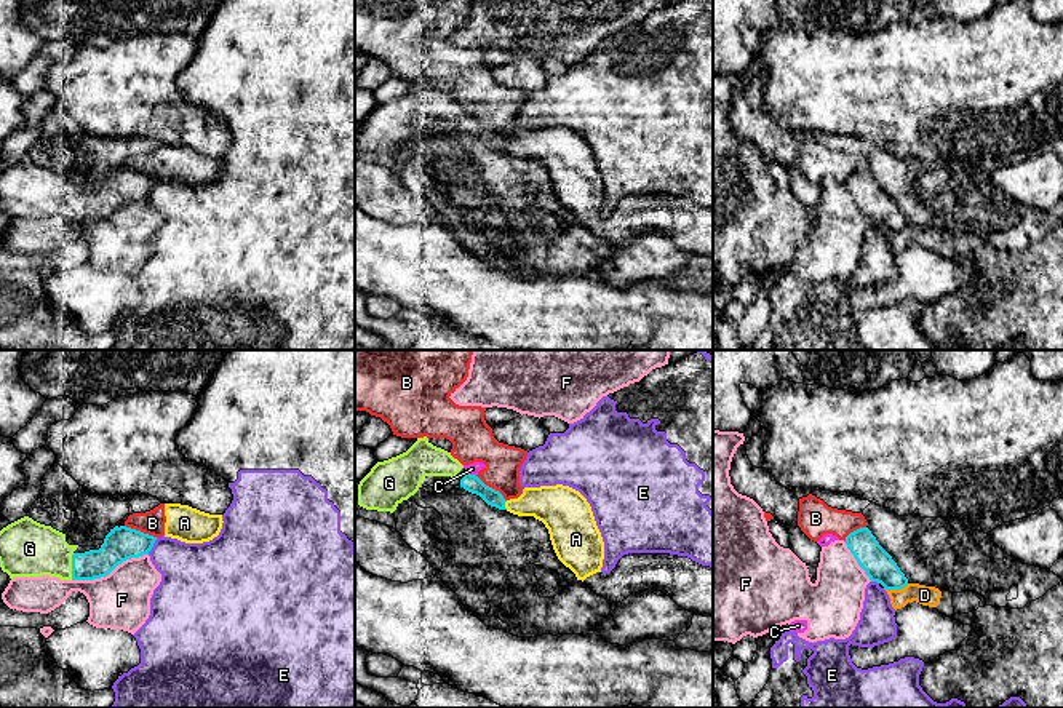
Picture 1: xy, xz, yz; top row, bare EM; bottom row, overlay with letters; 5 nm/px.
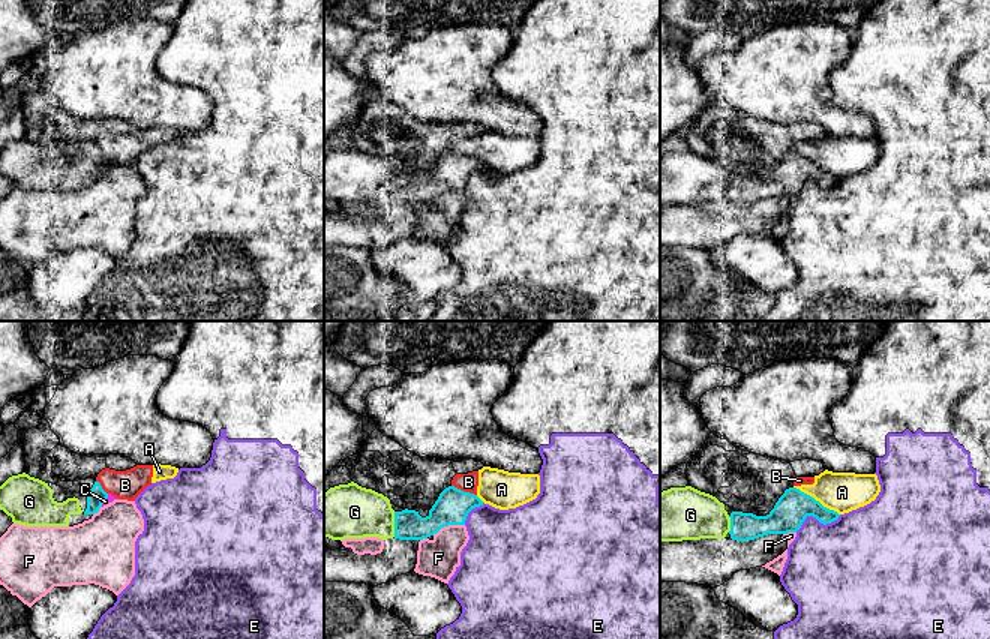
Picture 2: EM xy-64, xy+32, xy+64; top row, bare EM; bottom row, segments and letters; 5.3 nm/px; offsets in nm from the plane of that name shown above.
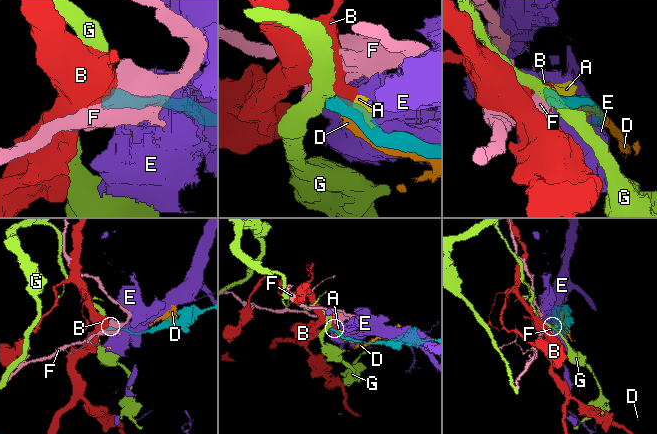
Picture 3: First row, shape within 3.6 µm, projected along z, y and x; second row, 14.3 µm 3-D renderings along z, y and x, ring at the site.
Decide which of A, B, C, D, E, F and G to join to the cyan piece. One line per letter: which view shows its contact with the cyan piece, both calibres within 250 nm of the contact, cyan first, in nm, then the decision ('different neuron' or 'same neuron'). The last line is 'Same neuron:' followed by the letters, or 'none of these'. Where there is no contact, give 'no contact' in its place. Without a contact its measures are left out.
A: xz | 90/200 nm | different neuron
B: xy | 170/120 nm | different neuron
C: xz | 90/60 nm | different neuron
D: yz | 160/100 nm | different neuron
E: xy | 170/320 nm | different neuron
F: xy | 170/280 nm | different neuron
G: xy | 150/280 nm | same neuron
Same neuron: G

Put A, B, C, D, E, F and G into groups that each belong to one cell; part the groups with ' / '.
A B / C F / D / E / G

